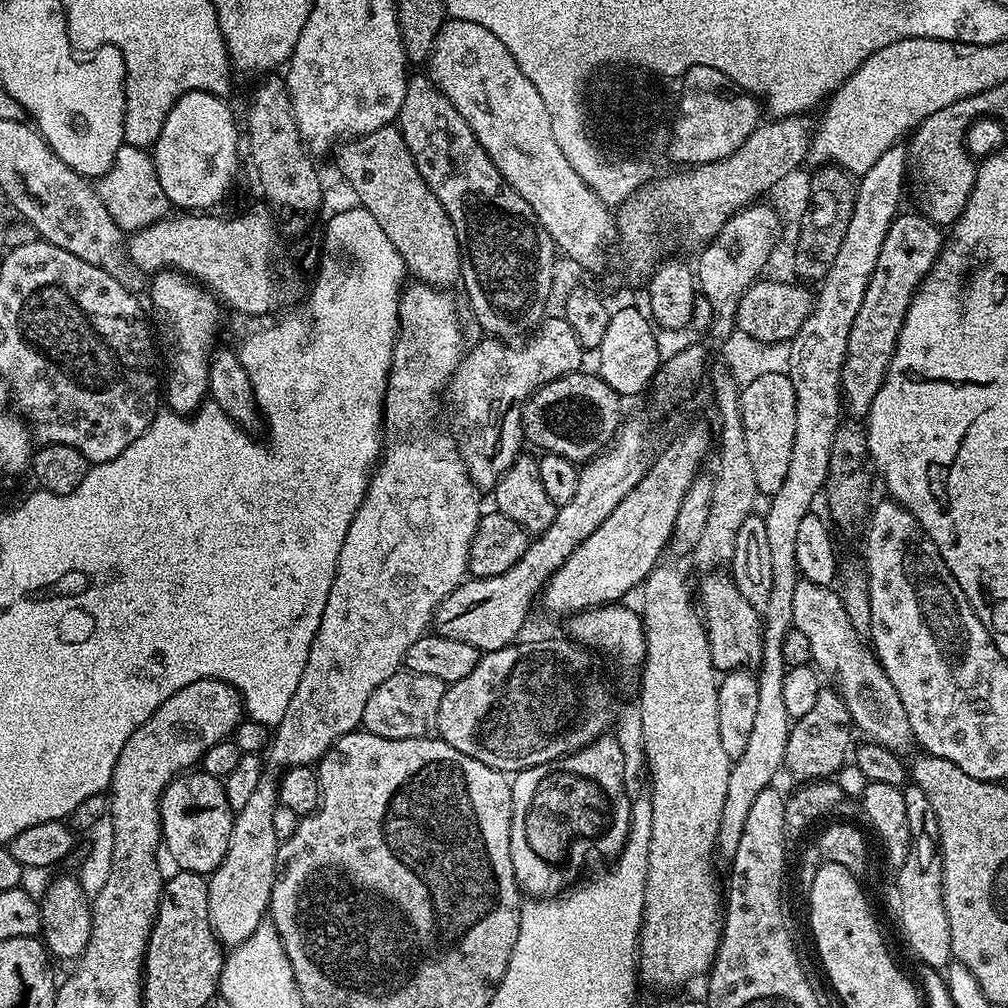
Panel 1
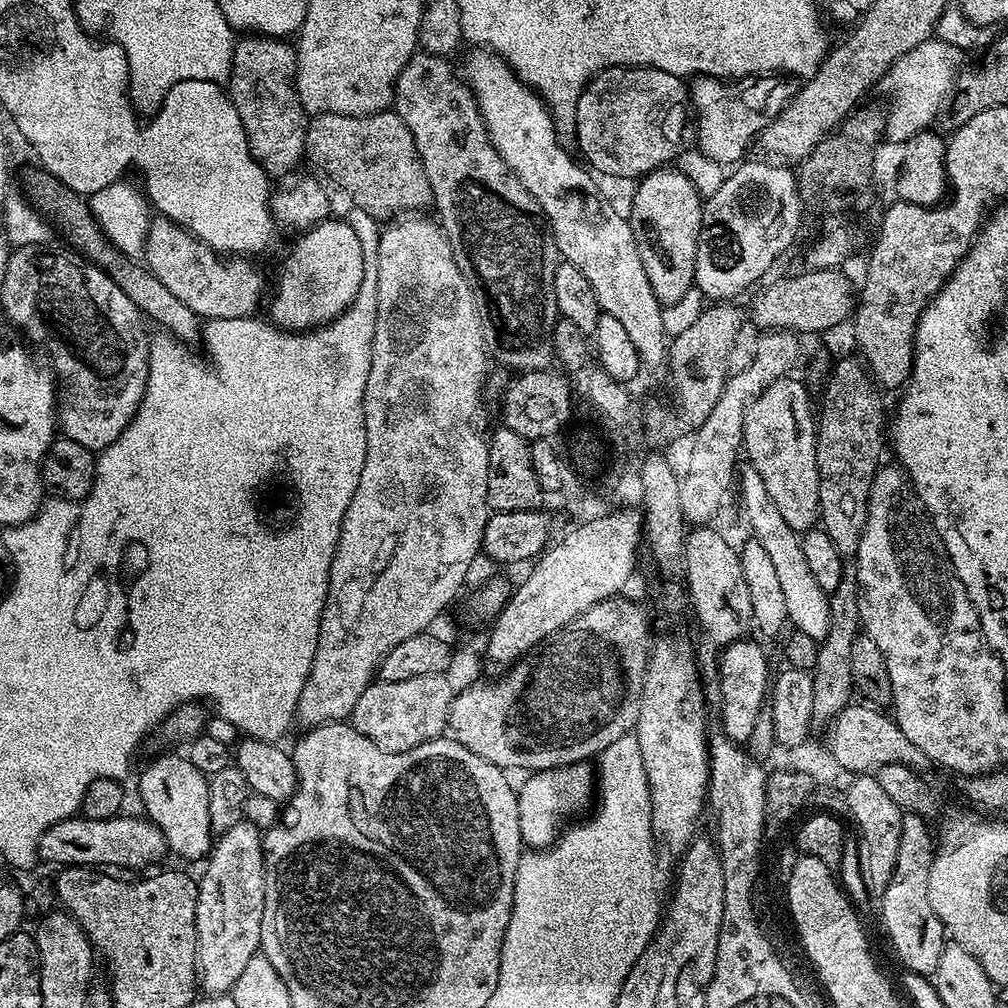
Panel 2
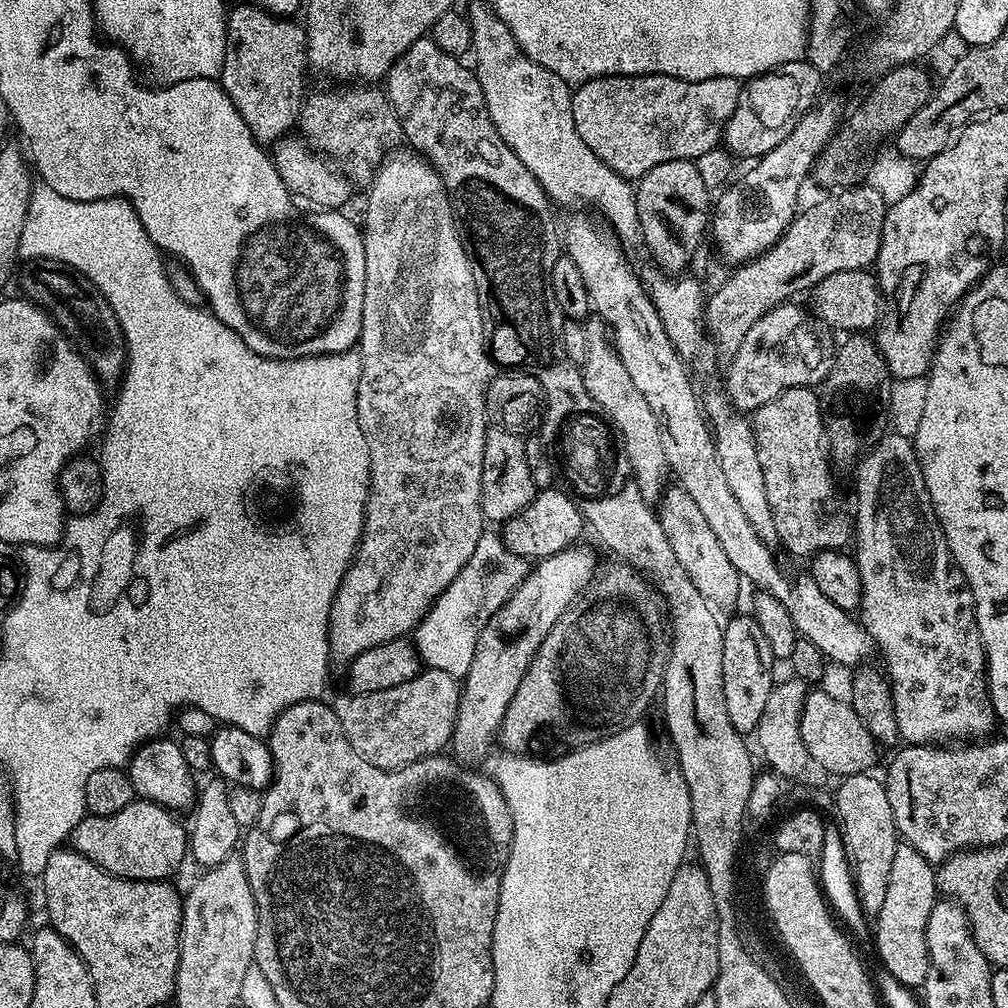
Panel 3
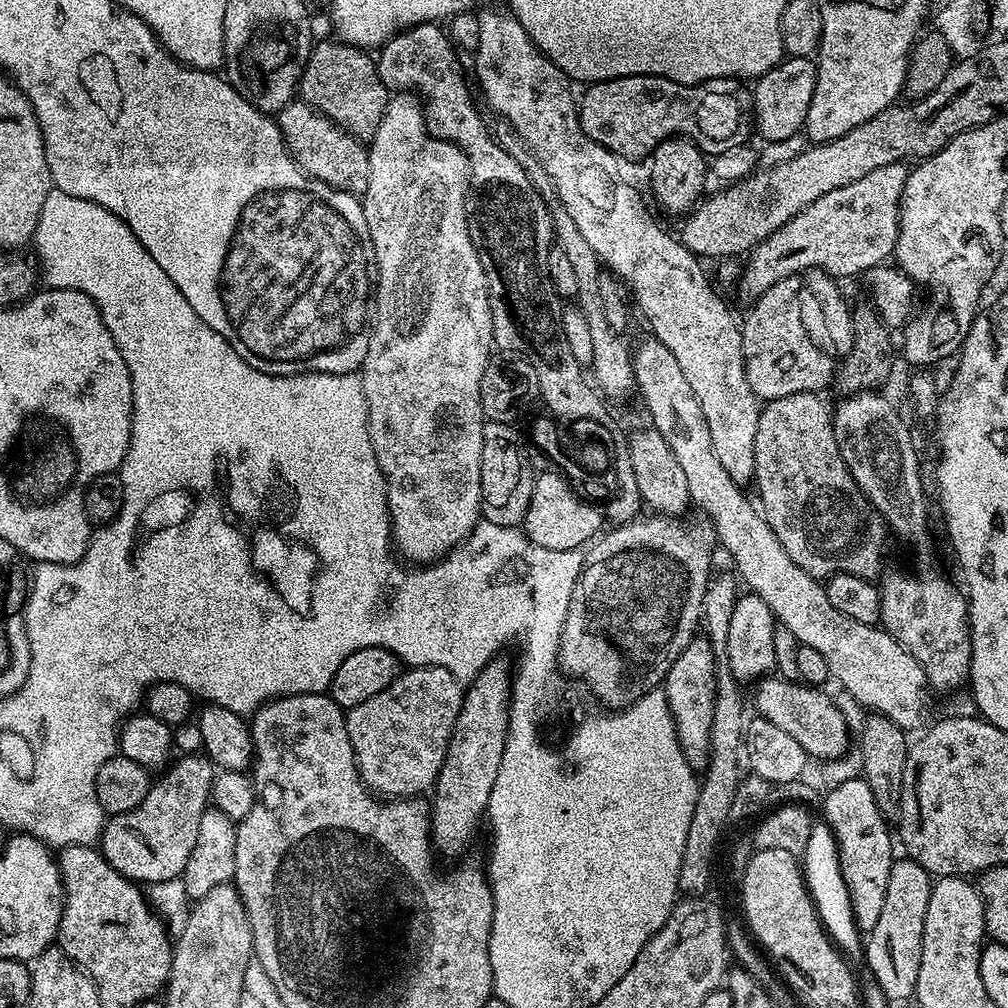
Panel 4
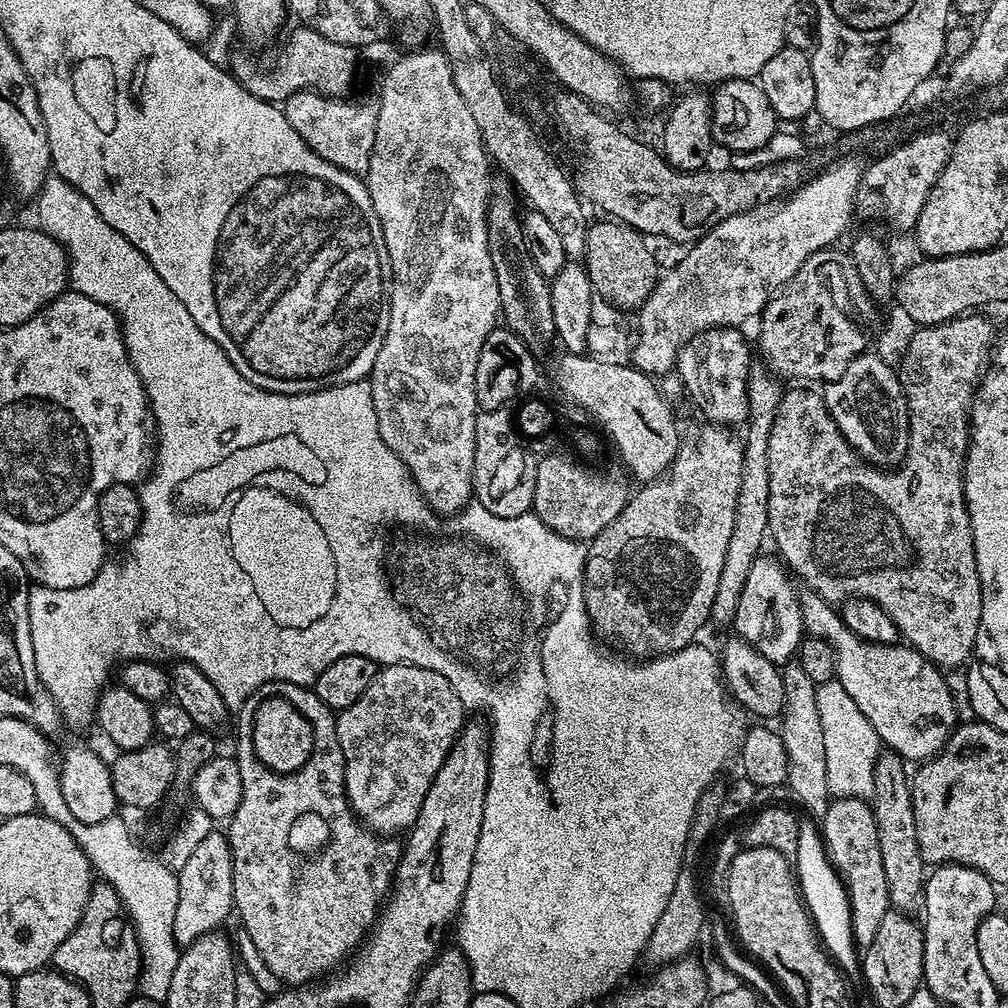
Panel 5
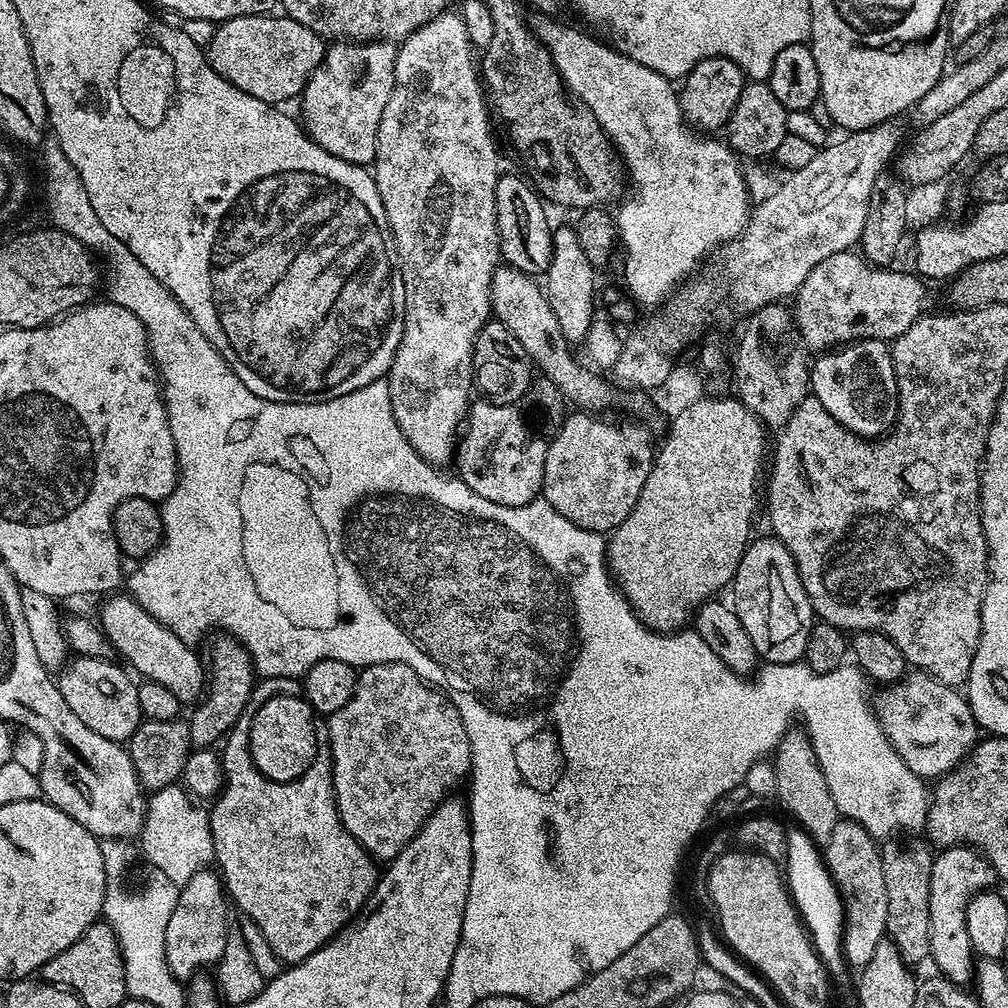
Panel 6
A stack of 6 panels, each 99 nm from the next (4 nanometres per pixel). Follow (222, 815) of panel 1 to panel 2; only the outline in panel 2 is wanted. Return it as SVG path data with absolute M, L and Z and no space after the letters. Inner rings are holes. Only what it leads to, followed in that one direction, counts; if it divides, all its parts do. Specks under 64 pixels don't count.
M187 755L162 756L152 761L144 768L140 776L140 800L144 803L143 815L158 826L164 836L164 842L169 853L181 856L184 860L200 860L211 853L214 847L214 833L210 826L210 790L208 777L203 776L194 766L190 766Z

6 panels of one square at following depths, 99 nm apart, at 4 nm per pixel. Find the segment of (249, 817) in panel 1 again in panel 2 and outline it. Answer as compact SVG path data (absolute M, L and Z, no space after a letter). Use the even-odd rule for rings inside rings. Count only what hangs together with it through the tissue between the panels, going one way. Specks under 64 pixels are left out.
M241 818L234 826L230 826L230 830L219 833L204 866L204 873L198 876L196 885L196 966L198 969L198 984L208 994L231 993L234 982L238 982L242 970L246 970L246 962L250 962L250 958L254 958L260 952L262 906L266 896L261 829L256 828L249 820Z

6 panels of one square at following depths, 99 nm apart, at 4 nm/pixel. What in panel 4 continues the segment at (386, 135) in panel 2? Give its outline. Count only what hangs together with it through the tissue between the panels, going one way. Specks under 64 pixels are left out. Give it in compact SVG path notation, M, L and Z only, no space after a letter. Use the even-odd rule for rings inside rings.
M335 38L313 43L310 58L304 64L304 72L300 76L298 96L305 104L311 104L316 111L329 116L340 128L344 128L351 136L370 138L382 122L384 111L390 99L390 89L378 78L376 61L363 48L355 48L352 44L343 43Z

